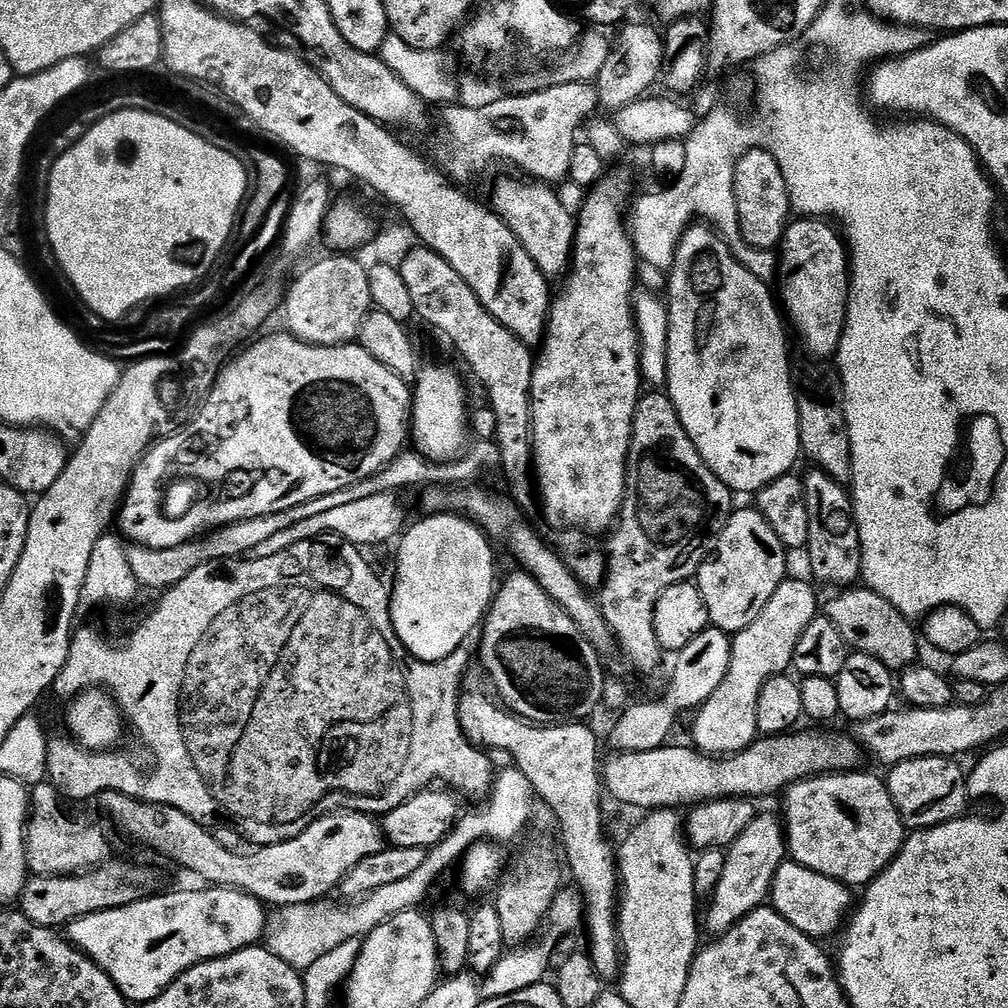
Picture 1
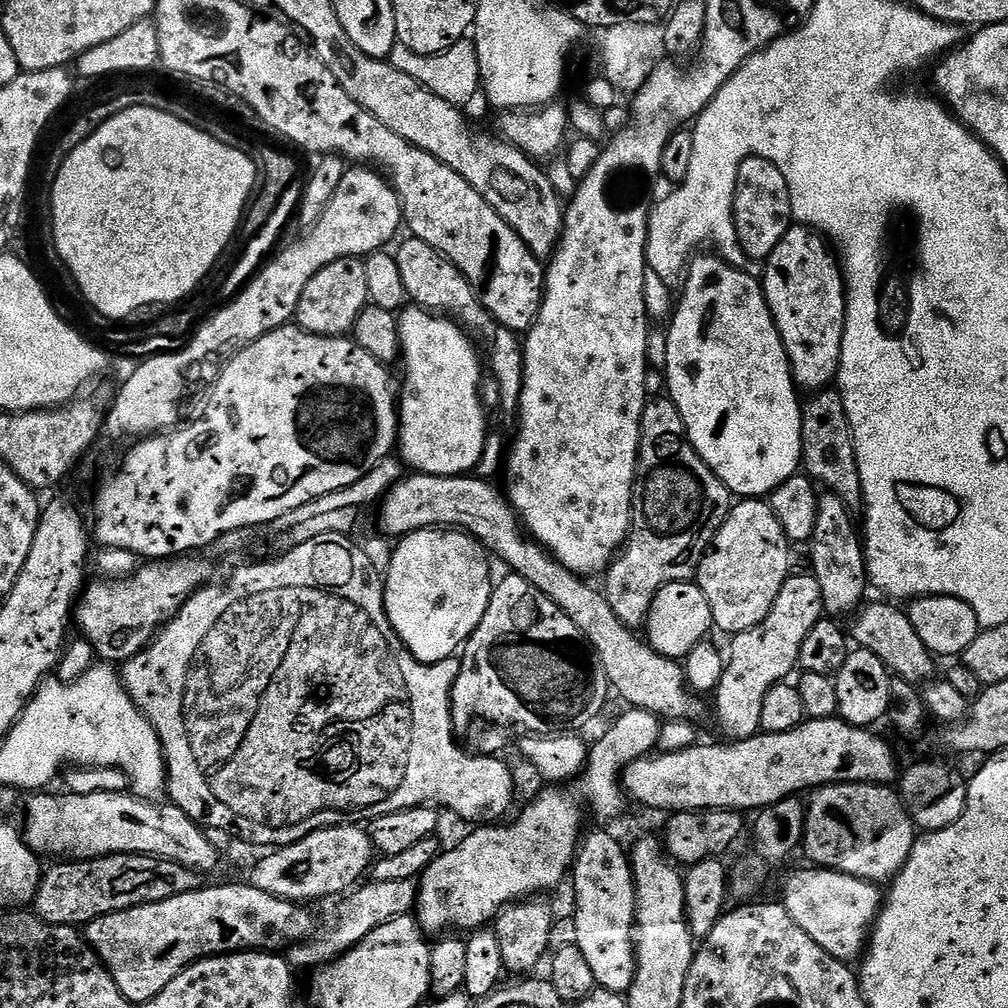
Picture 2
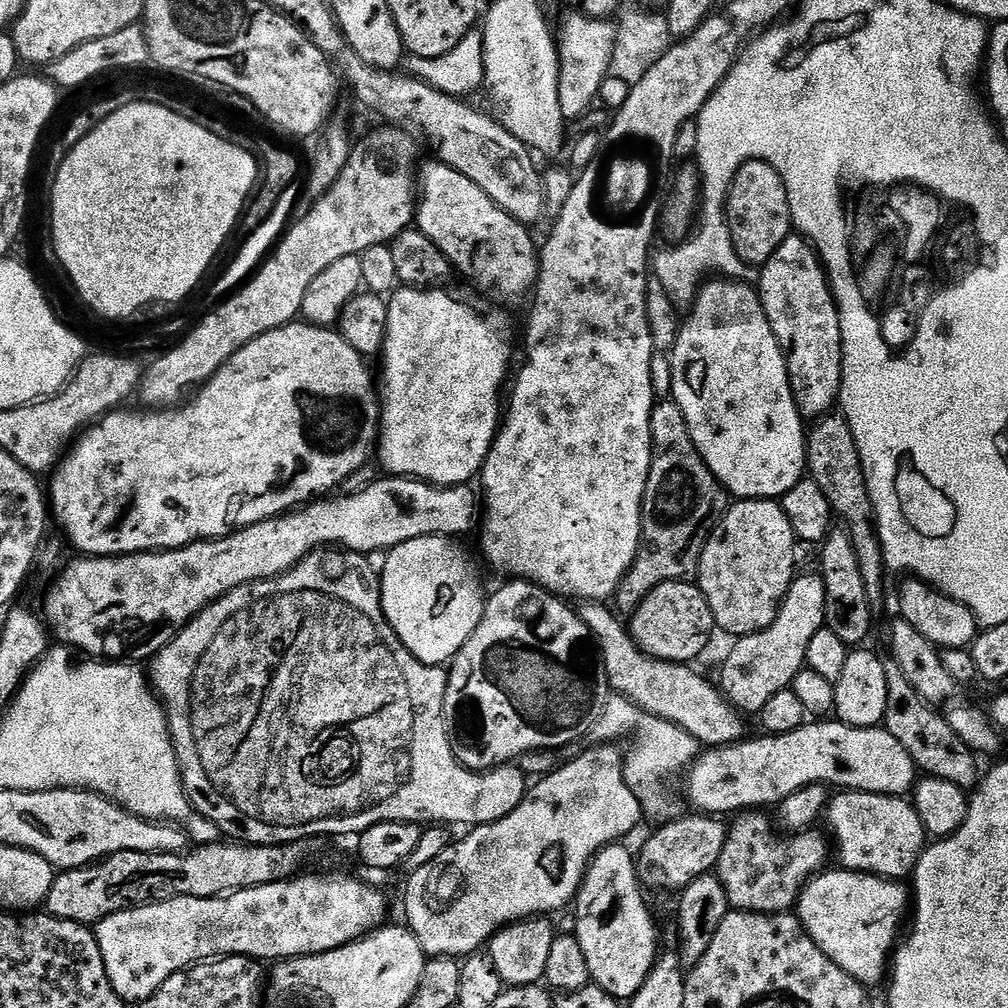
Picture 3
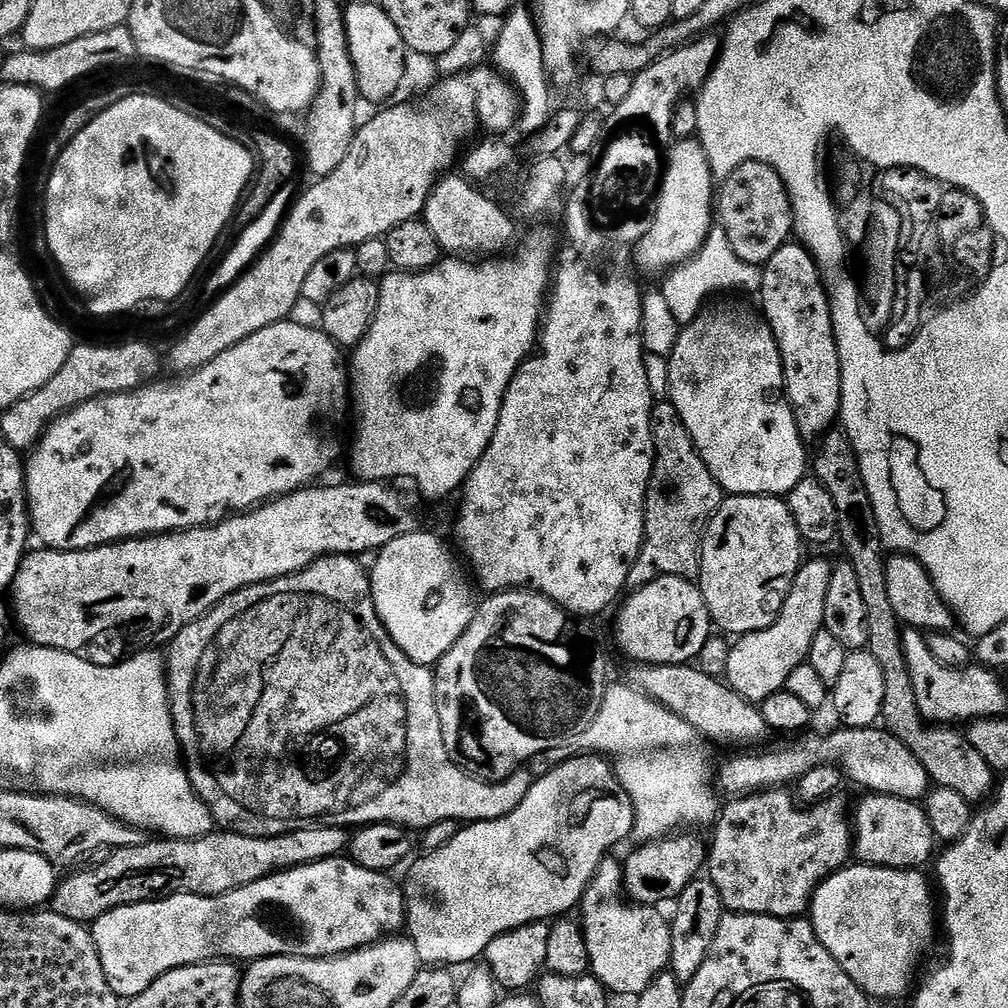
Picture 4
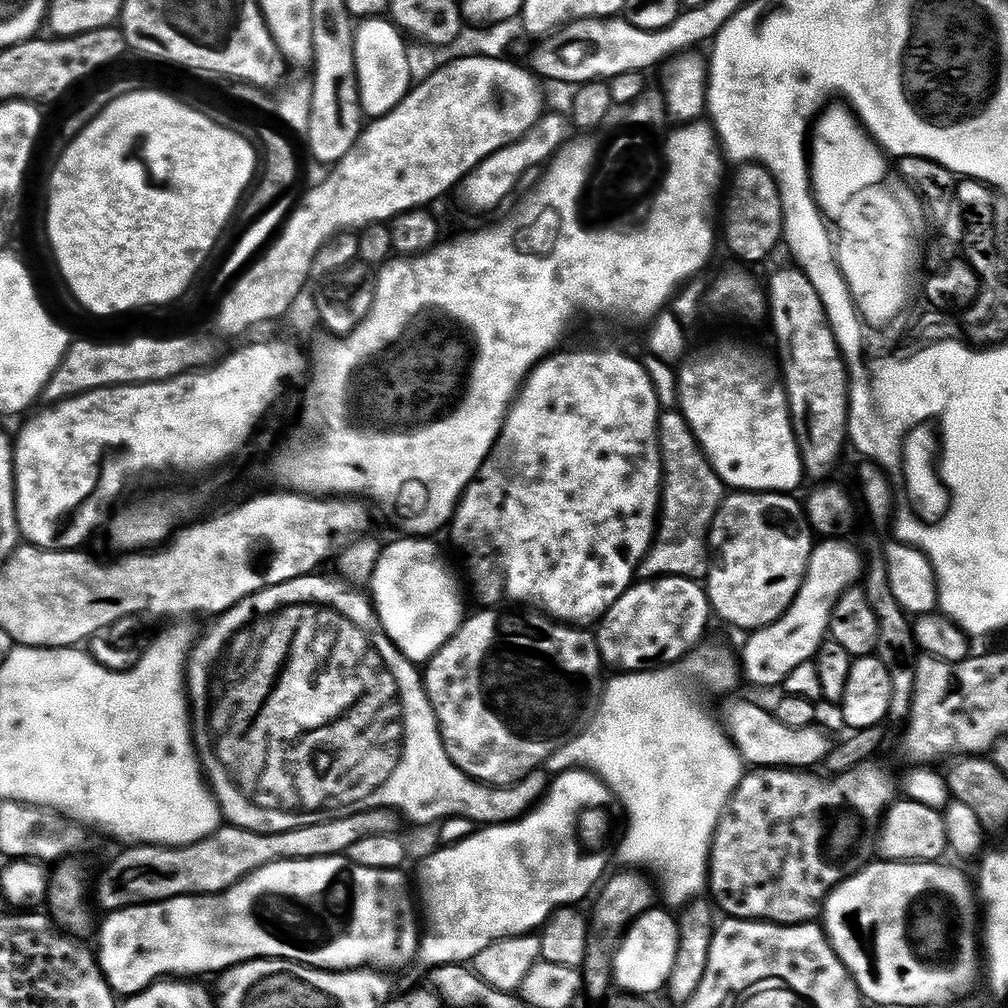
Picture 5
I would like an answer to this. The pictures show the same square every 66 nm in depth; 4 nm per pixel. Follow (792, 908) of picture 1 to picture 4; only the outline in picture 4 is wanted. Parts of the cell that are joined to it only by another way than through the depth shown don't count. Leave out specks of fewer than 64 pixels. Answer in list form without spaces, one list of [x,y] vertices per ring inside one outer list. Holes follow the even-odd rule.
[[[856,862],[823,880],[812,895],[810,919],[816,937],[822,946],[826,946],[826,950],[830,950],[842,970],[846,970],[846,974],[850,974],[850,978],[854,978],[857,986],[869,997],[876,999],[877,996],[880,1000],[892,1000],[895,996],[907,997],[913,987],[912,975],[920,959],[931,950],[936,932],[938,936],[938,900],[933,885],[930,880],[928,885],[924,874],[920,870],[877,868],[875,864]]]

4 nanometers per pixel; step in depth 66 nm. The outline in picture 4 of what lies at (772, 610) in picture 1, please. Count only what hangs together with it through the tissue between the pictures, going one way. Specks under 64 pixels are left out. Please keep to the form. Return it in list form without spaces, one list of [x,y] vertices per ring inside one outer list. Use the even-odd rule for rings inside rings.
[[[805,559],[792,583],[788,597],[776,621],[766,630],[751,632],[739,637],[728,652],[728,665],[724,672],[728,687],[744,700],[760,705],[770,694],[783,689],[786,678],[794,674],[799,664],[805,663],[815,635],[824,627],[826,610],[826,590],[830,586],[832,564],[824,560]]]

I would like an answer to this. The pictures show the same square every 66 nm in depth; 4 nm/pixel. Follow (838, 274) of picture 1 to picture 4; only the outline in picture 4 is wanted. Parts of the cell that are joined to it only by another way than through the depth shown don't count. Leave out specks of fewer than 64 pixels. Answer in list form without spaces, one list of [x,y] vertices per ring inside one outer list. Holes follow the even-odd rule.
[[[787,242],[763,265],[764,277],[758,293],[762,315],[772,327],[784,367],[784,391],[796,416],[800,438],[819,441],[833,431],[840,415],[842,374],[830,302],[818,266],[807,248]]]

